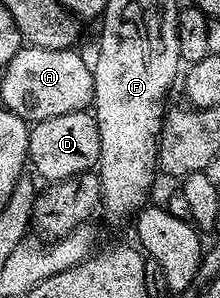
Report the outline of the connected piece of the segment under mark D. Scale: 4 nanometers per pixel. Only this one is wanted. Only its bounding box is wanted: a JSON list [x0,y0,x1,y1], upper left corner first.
[27,110,101,181]

